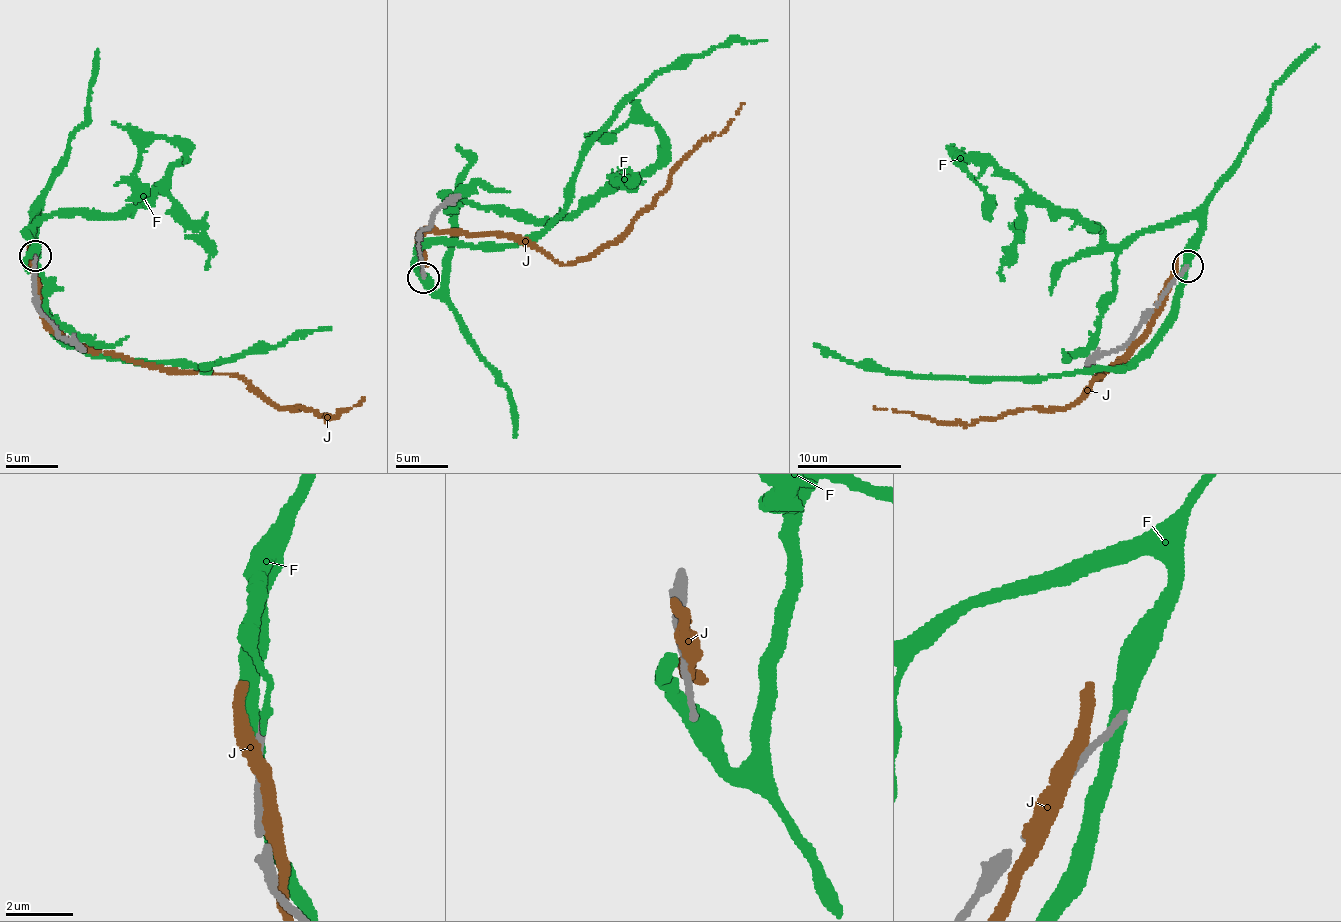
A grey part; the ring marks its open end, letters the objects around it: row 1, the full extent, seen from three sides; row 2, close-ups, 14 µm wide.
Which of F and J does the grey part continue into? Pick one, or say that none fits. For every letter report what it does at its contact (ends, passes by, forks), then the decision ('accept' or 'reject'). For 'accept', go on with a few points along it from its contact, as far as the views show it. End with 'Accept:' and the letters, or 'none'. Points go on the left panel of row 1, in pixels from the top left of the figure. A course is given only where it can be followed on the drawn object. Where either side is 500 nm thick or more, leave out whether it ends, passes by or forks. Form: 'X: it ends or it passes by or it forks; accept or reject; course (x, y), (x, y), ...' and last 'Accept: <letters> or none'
F: it passes by; reject
J: it passes by; reject
Accept: none

